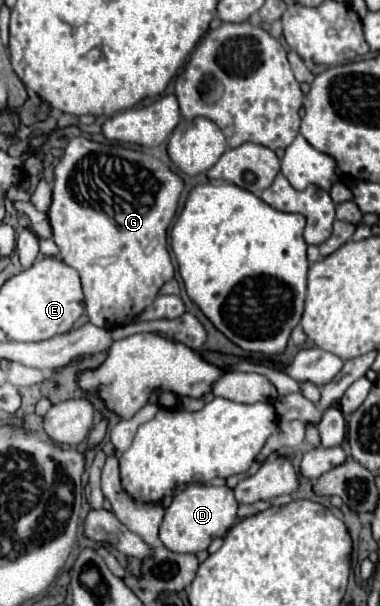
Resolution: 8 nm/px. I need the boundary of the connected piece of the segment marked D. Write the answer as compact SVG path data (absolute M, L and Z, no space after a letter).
M189 486L185 492L177 494L169 508L165 510L165 518L161 522L159 540L171 552L201 552L207 550L211 538L225 536L227 530L235 522L237 502L233 490L227 486Z

